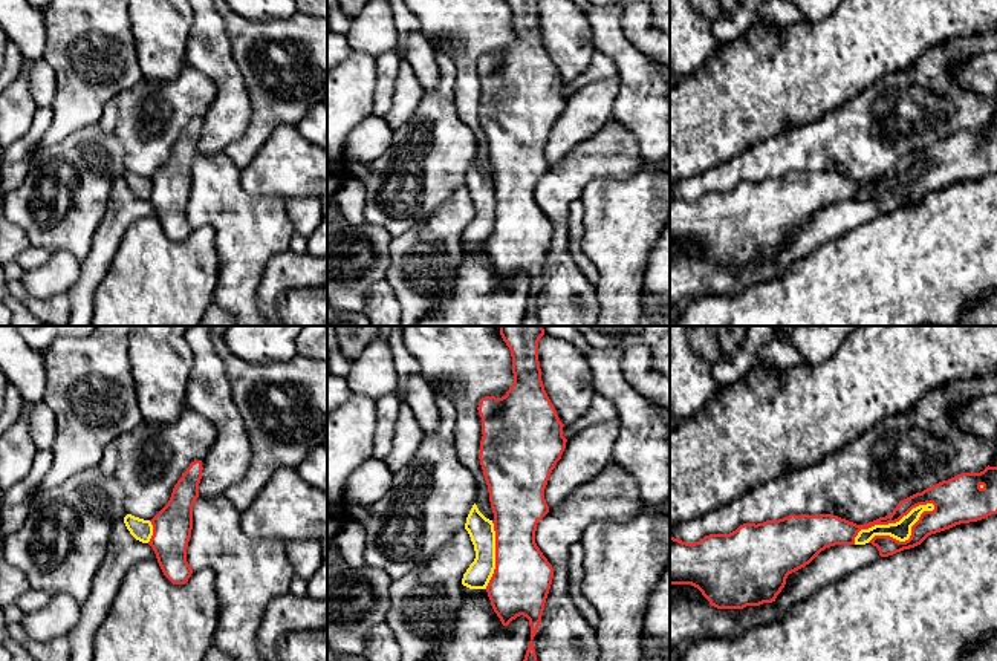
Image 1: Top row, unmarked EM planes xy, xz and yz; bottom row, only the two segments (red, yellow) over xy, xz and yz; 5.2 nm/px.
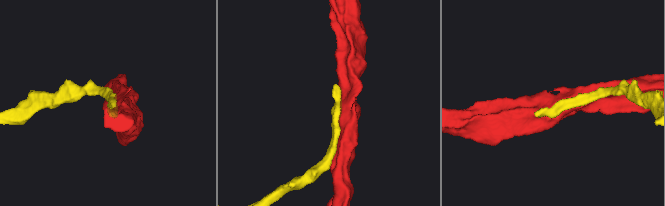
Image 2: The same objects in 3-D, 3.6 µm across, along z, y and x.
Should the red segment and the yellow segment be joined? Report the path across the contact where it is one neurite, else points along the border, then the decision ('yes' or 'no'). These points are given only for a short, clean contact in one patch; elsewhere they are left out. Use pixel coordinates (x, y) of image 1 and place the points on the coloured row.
no

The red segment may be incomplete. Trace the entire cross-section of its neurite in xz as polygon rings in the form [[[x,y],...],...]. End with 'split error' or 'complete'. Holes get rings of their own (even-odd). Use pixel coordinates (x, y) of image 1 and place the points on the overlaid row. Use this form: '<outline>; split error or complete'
[[[498,326],[511,350],[514,383],[505,396],[485,396],[479,402],[482,418],[480,465],[494,513],[495,569],[486,586],[491,606],[503,626],[523,615],[529,620],[531,641],[523,661],[537,661],[534,637],[552,584],[554,568],[535,543],[537,523],[549,513],[544,488],[566,448],[564,424],[550,402],[538,361],[543,326]]]; complete

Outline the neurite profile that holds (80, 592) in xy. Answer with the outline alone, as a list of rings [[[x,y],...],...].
[[[92,467],[44,490],[23,526],[0,534],[0,554],[24,574],[31,589],[66,592],[83,604],[113,526],[125,516],[125,493],[118,477]]]

